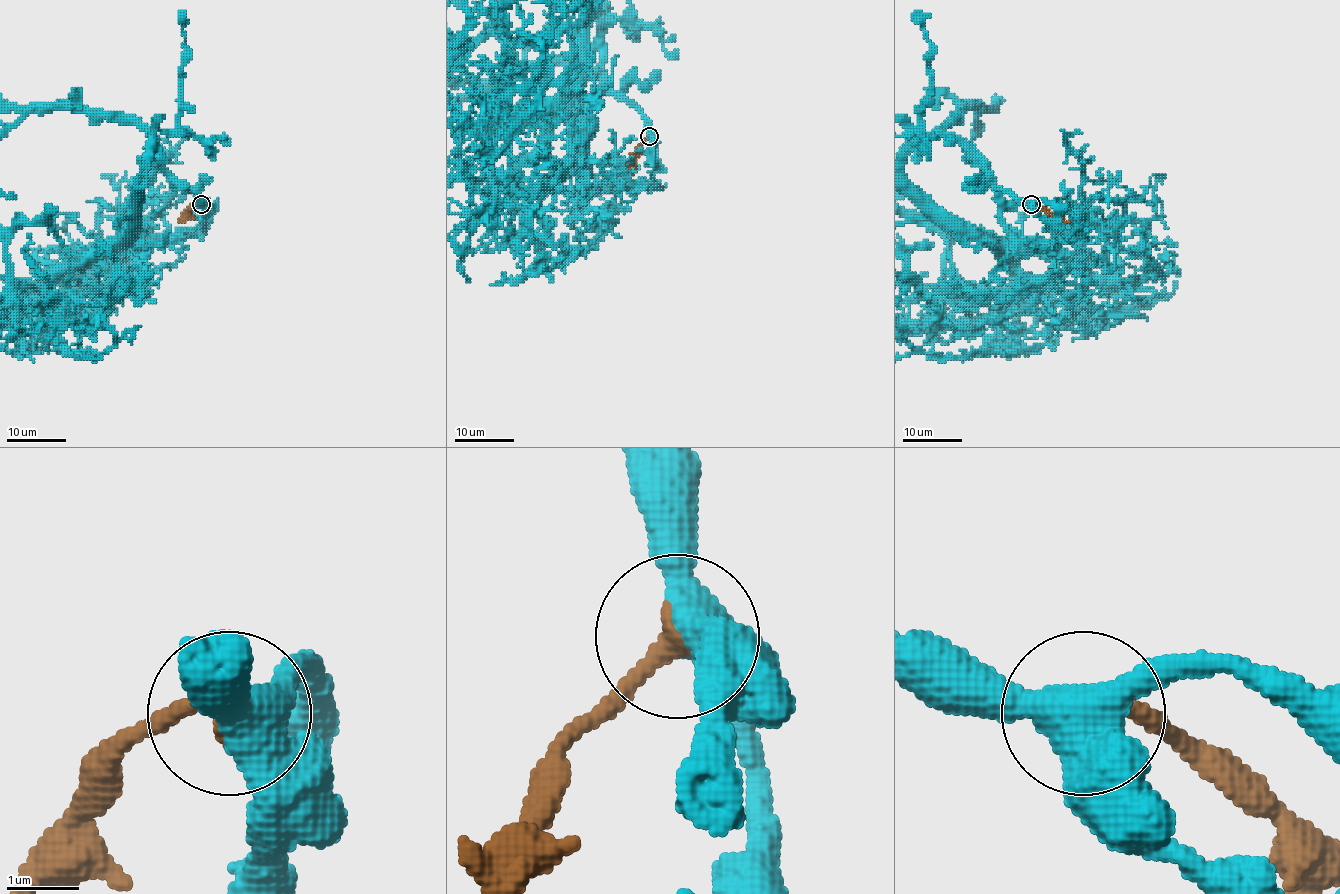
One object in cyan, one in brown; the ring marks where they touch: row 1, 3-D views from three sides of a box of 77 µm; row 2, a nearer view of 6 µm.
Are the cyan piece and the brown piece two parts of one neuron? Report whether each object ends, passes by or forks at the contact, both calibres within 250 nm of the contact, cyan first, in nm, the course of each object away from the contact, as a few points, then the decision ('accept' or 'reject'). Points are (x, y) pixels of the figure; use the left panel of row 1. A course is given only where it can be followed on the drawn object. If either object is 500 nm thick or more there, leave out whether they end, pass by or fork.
cyan forks; brown ends; calibres 480 and 360 nm; accept

